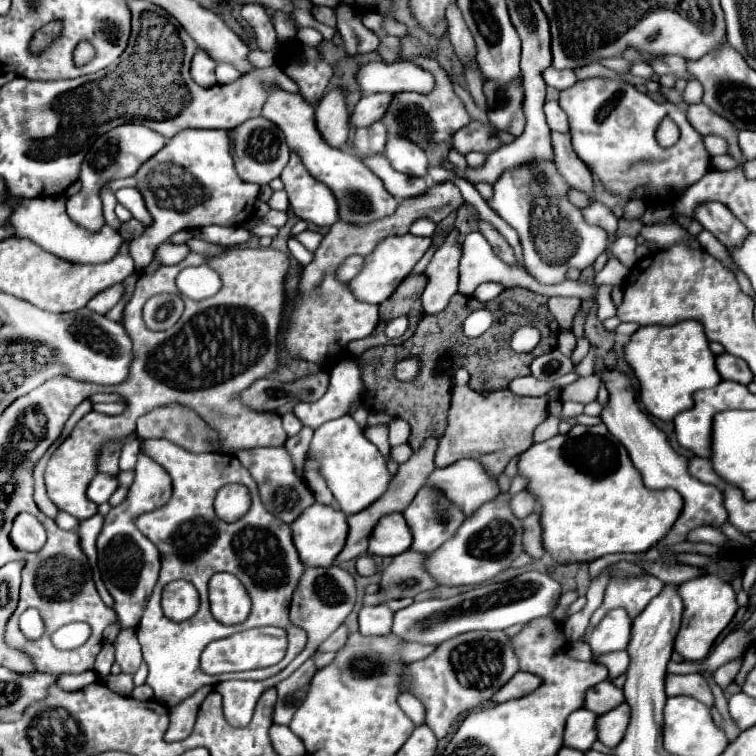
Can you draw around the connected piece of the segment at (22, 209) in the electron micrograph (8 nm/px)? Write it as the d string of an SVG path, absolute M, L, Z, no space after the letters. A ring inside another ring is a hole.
M65 196L37 198L37 200L29 200L29 198L15 200L7 224L15 228L17 238L27 238L27 240L35 242L37 246L41 246L43 250L47 250L63 260L71 260L77 264L109 262L111 256L115 256L119 252L119 248L123 246L119 232L109 226L103 226L99 232L91 234L91 232L75 226L75 222L71 222L65 212L65 200L67 200Z

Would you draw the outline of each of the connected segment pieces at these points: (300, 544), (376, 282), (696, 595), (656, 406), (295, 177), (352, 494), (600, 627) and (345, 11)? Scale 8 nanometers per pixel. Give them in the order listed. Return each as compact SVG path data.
M315 502L311 508L305 508L303 514L291 524L291 532L293 544L305 566L331 566L347 538L347 516L341 510Z
M403 234L403 236L387 236L383 238L375 250L371 254L365 256L365 264L361 268L361 272L347 282L349 290L353 292L353 296L361 302L367 304L381 304L383 300L387 300L395 288L401 284L401 280L405 276L409 276L411 268L421 260L421 256L429 250L431 246L431 238L417 238L413 234Z
M701 576L693 578L689 582L683 582L677 586L677 592L683 600L683 620L679 634L675 638L673 650L683 658L683 660L703 660L707 658L715 638L727 628L731 618L737 612L737 602L735 602L735 592L731 584L723 584L721 580L715 580L715 576Z
M683 320L673 326L643 326L631 336L629 344L623 348L623 354L625 354L625 362L631 366L635 378L639 380L639 398L645 410L663 422L671 422L679 412L691 408L693 392L703 388L713 388L715 384L721 382L721 376L715 370L715 356L709 350L709 342L703 334L703 326L697 320Z
M291 152L291 160L285 166L281 180L285 184L291 208L301 220L317 226L331 226L339 220L339 204L335 194L307 172L299 154Z
M349 414L325 422L315 430L307 450L307 460L315 460L319 464L319 474L325 478L329 490L339 502L339 508L347 516L375 502L387 490L387 484L391 480L391 474L387 470L387 460L363 436L363 430Z
M613 608L587 636L589 646L595 654L605 654L613 650L625 650L631 630L631 618L623 608Z
M339 4L335 8L335 14L337 14L337 28L343 36L343 42L345 42L345 48L349 54L377 50L381 38L373 30L363 26L361 14L357 14L347 4Z

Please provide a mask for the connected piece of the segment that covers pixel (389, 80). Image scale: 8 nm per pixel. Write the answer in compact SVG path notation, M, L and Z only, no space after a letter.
M397 60L393 64L367 62L357 70L355 80L363 94L431 92L433 88L433 76L407 60Z

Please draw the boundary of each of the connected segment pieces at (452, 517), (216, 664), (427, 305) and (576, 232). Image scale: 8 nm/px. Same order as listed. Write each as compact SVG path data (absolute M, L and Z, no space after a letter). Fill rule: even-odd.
M423 486L417 492L415 502L407 506L403 516L413 536L411 548L423 554L433 552L439 544L449 540L465 520L463 512L431 486Z
M251 628L239 634L233 634L223 640L211 642L201 654L201 668L207 674L223 674L223 672L237 672L237 670L253 670L277 664L285 656L287 648L287 630L285 628Z
M451 232L445 236L441 248L433 254L425 276L427 286L421 295L421 302L426 314L438 314L449 304L449 298L457 292L457 264L461 258L461 246Z
M529 164L525 168L517 168L511 172L505 172L501 180L493 186L495 194L491 200L491 208L511 226L517 230L521 246L523 246L523 256L527 260L527 272L541 284L561 284L567 280L567 272L571 268L585 270L589 268L599 254L605 252L607 248L607 234L601 232L601 228L595 228L591 224L585 224L581 210L575 208L567 200L567 182L559 176L555 164Z

